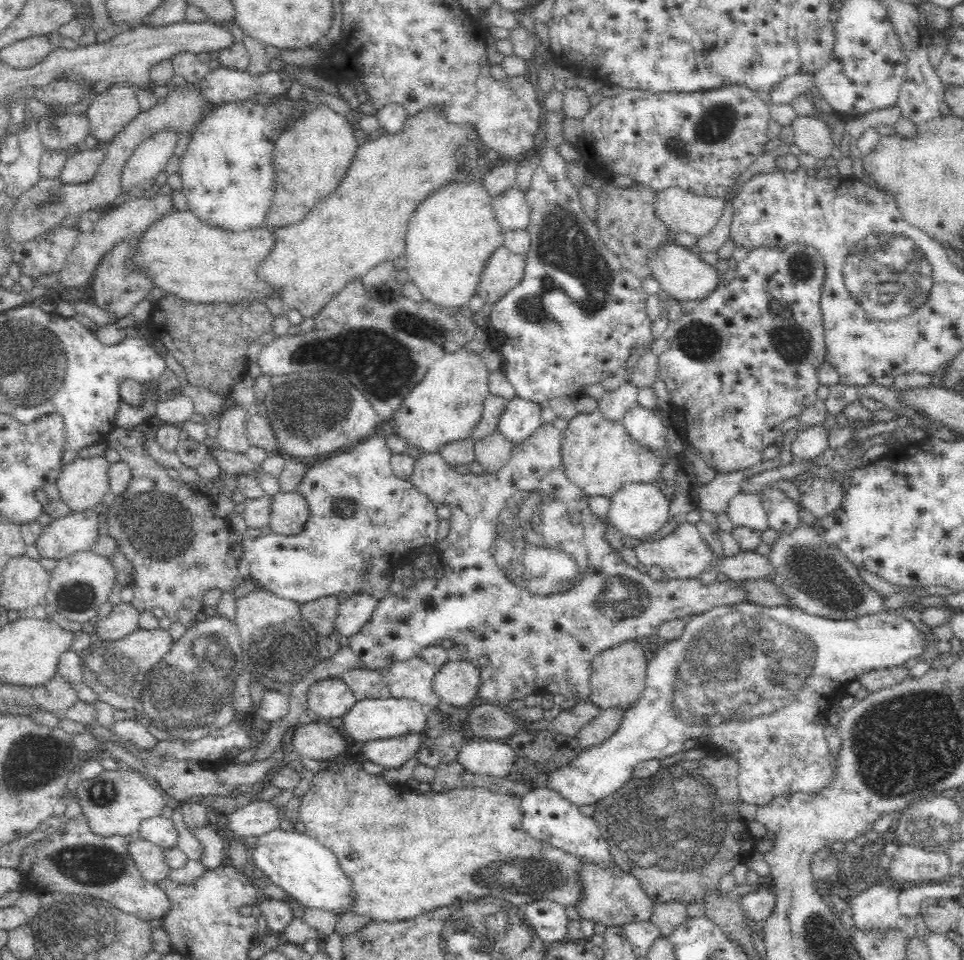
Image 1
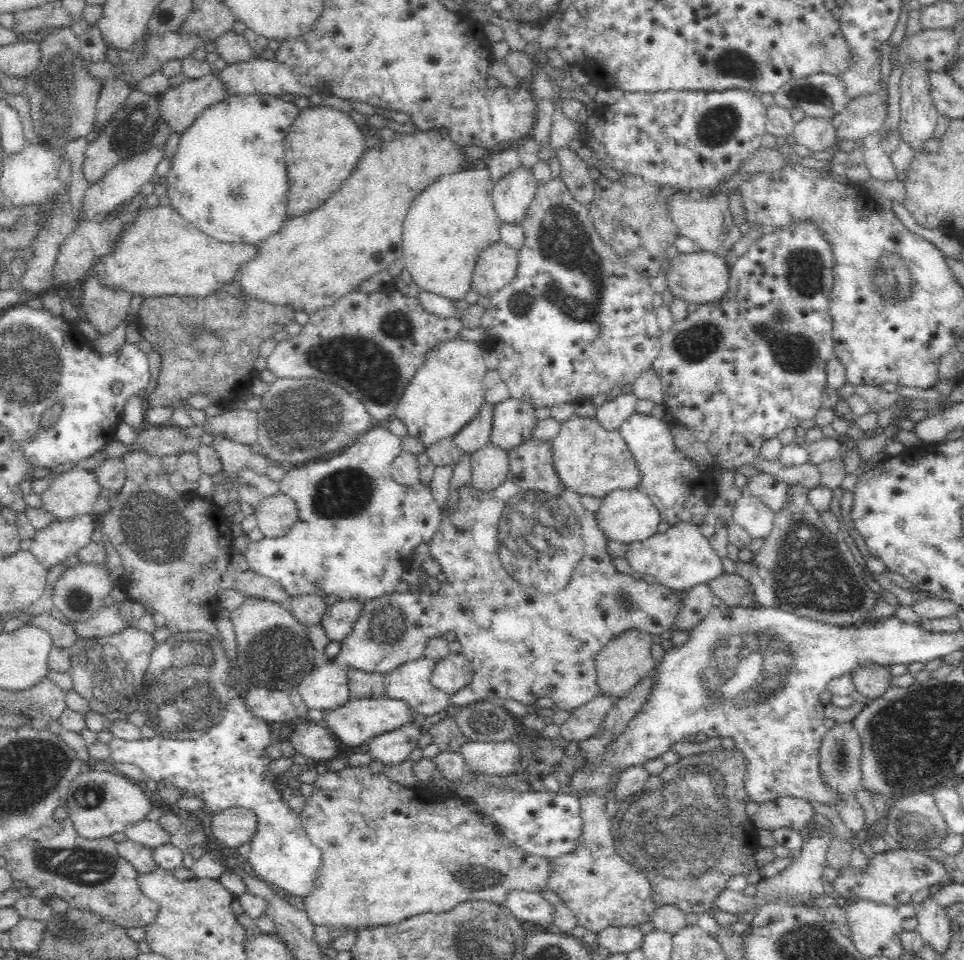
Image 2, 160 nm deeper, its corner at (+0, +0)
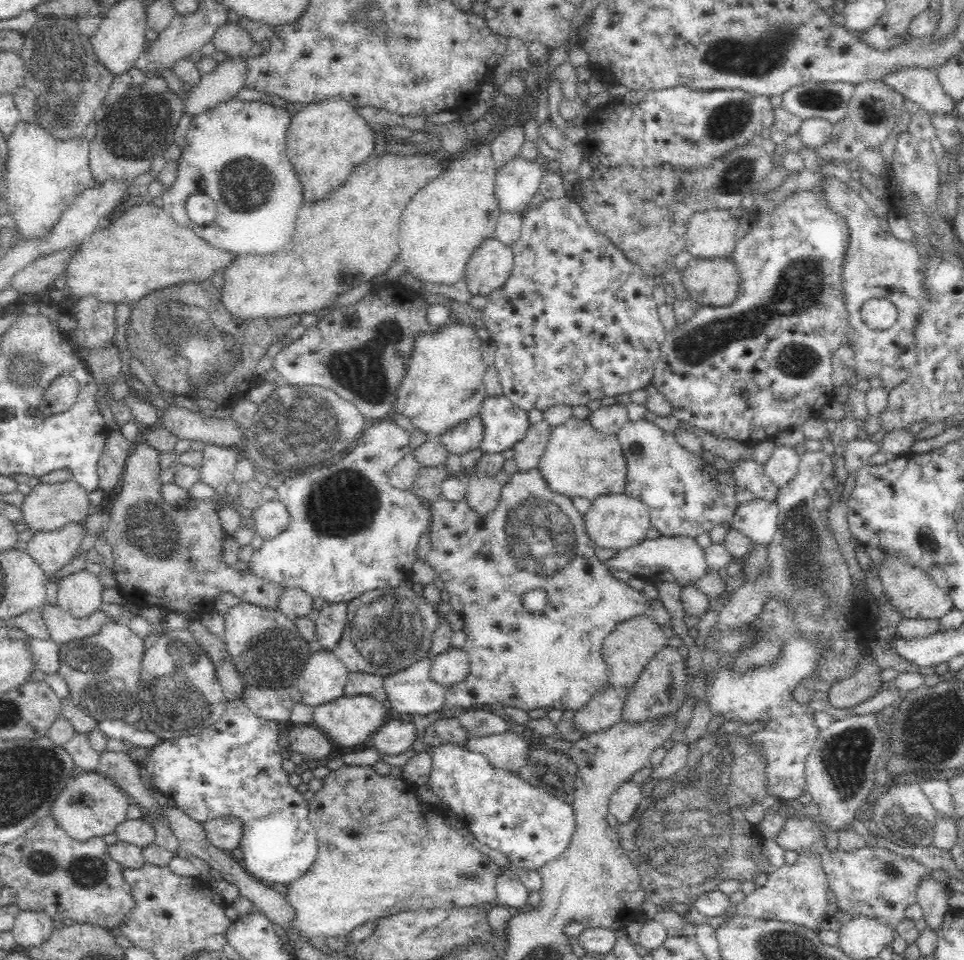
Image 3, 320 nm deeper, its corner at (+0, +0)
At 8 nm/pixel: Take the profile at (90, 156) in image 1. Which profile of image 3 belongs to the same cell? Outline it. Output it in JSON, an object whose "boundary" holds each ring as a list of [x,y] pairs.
{"boundary":[[[147,77],[144,82],[134,86],[118,102],[108,106],[104,117],[97,122],[97,134],[90,141],[89,165],[98,184],[106,181],[132,181],[136,176],[150,169],[154,158],[164,157],[175,142],[175,132],[180,118],[185,115],[184,95],[169,88],[166,80],[160,77]]]}

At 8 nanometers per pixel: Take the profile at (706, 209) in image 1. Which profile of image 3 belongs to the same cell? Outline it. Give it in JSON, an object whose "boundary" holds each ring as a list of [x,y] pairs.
{"boundary":[[[729,210],[694,213],[687,222],[686,246],[692,259],[731,257],[737,243],[738,221]]]}

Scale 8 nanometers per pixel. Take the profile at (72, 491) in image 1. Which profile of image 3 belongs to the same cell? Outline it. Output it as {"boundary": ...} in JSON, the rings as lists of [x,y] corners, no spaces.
{"boundary":[[[73,479],[60,484],[42,484],[34,487],[31,492],[24,497],[21,509],[22,527],[27,525],[33,533],[36,532],[54,532],[62,529],[62,526],[77,522],[84,523],[89,516],[90,502],[88,492],[82,489]]]}

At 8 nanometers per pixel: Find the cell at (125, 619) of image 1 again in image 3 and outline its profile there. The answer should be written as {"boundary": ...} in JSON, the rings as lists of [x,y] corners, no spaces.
{"boundary":[[[50,602],[42,606],[42,619],[48,632],[48,638],[59,644],[74,641],[74,638],[97,634],[105,623],[111,622],[109,616],[101,609],[95,610],[88,617],[75,618],[63,608]]]}

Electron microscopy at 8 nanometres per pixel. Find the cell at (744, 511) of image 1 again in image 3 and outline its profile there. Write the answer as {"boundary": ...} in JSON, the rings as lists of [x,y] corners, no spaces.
{"boundary":[[[754,499],[738,507],[732,528],[745,534],[753,544],[768,545],[778,530],[778,516],[780,510],[774,501]]]}

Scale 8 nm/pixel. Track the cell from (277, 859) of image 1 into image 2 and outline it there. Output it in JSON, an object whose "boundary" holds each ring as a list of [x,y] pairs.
{"boundary":[[[234,695],[228,701],[222,720],[198,738],[178,740],[155,735],[154,738],[127,741],[114,737],[109,743],[109,749],[114,763],[137,766],[145,772],[147,778],[157,784],[162,781],[171,783],[182,791],[182,795],[198,798],[202,803],[200,809],[204,812],[214,814],[232,807],[252,809],[256,813],[257,828],[248,840],[251,852],[245,864],[252,874],[273,885],[276,890],[302,899],[302,896],[306,896],[314,888],[322,851],[307,835],[301,815],[292,812],[289,801],[282,797],[282,791],[276,787],[278,775],[269,771],[274,760],[268,759],[265,751],[270,744],[270,735],[269,723],[254,716],[245,707],[243,699]]]}

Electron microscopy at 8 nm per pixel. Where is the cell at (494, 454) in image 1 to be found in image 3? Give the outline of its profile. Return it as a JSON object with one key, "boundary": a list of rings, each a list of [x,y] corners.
{"boundary":[[[474,474],[467,480],[465,502],[481,518],[490,516],[500,506],[501,485],[495,478]]]}

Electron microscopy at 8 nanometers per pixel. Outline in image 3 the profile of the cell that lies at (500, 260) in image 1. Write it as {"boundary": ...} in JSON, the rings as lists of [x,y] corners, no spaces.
{"boundary":[[[496,237],[488,238],[468,258],[464,283],[473,296],[488,296],[506,283],[513,268],[511,246]]]}

